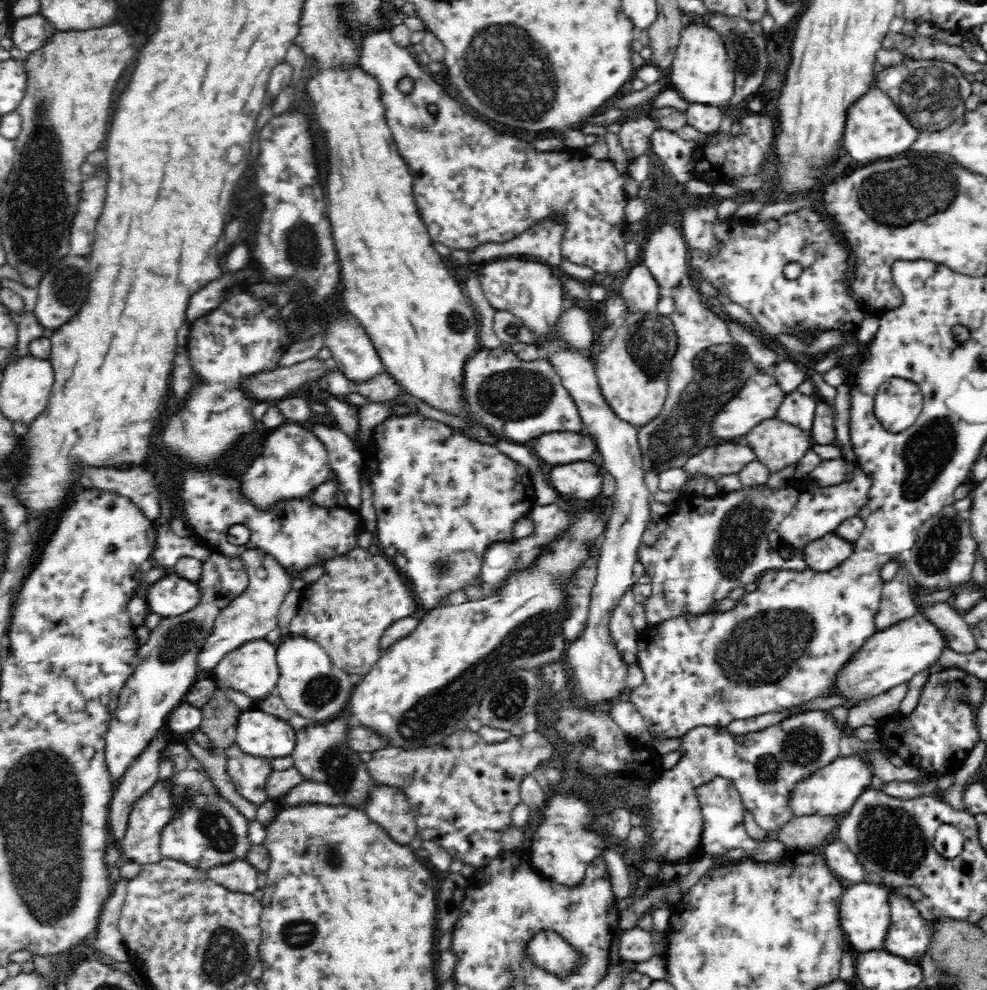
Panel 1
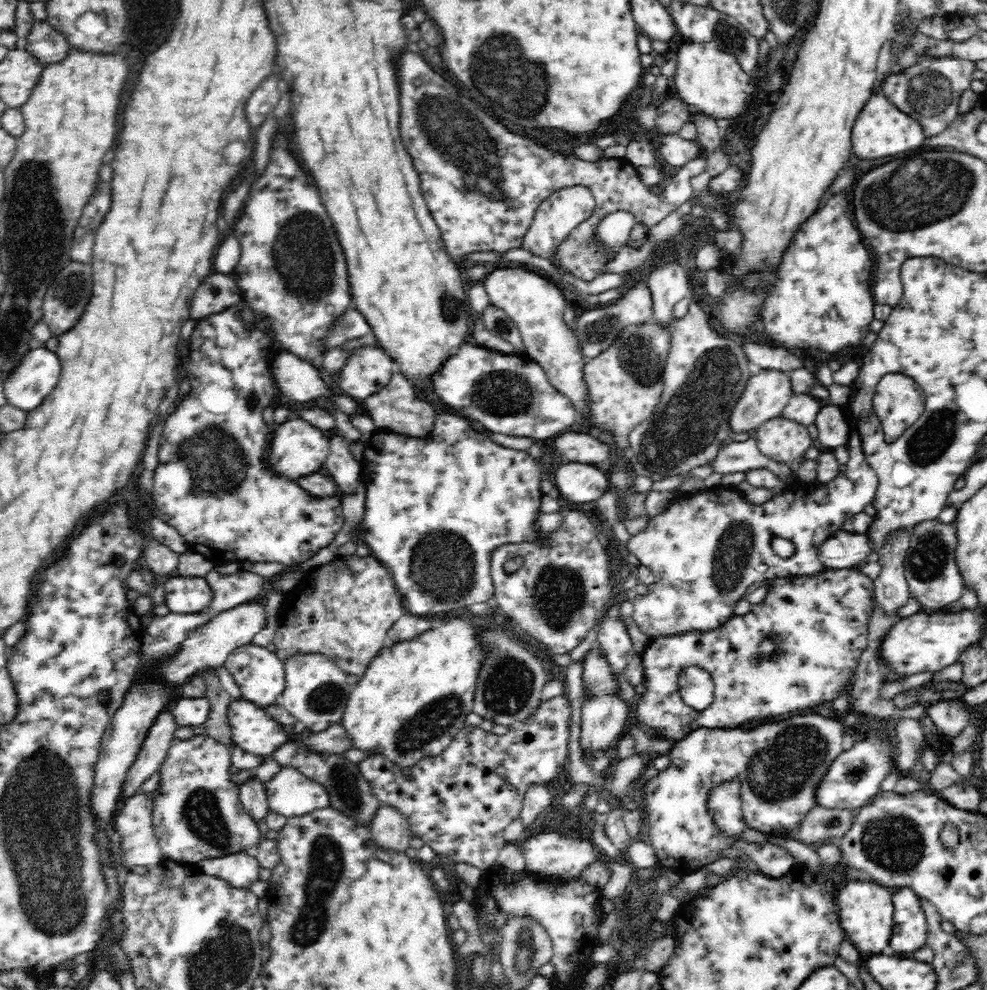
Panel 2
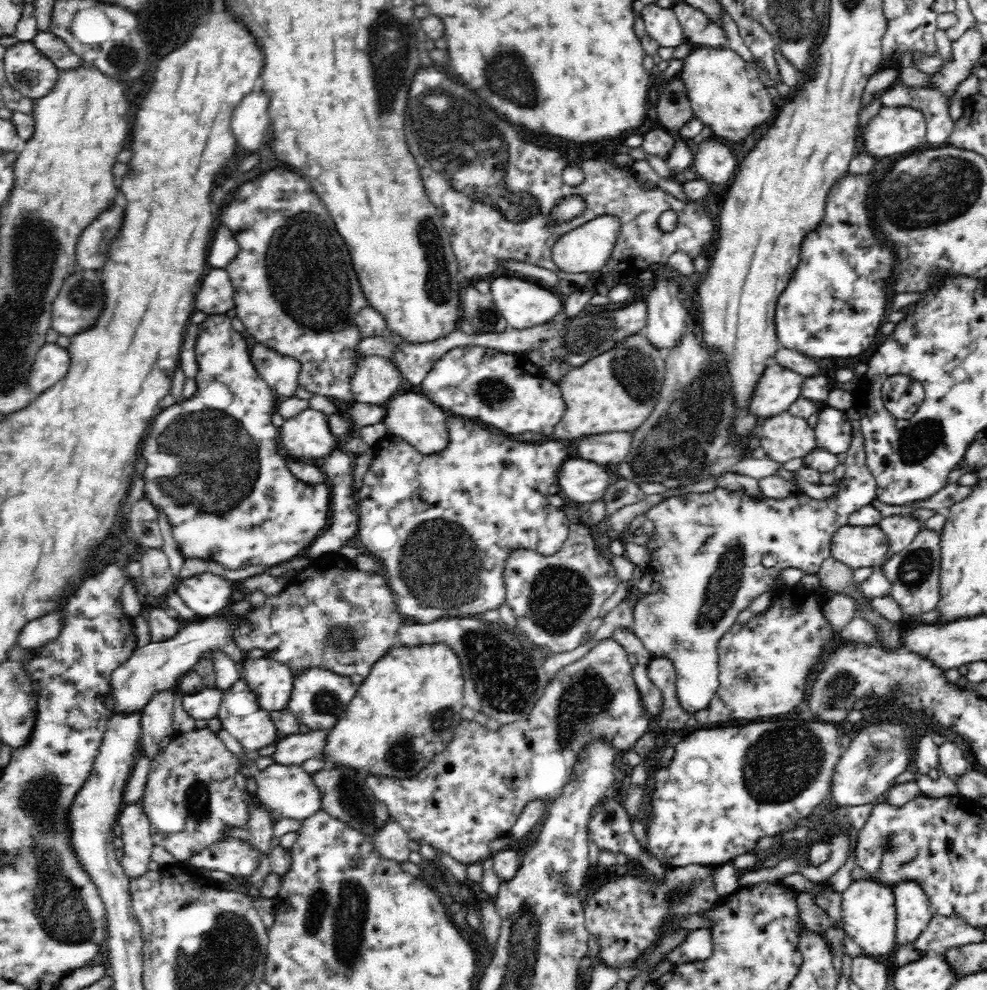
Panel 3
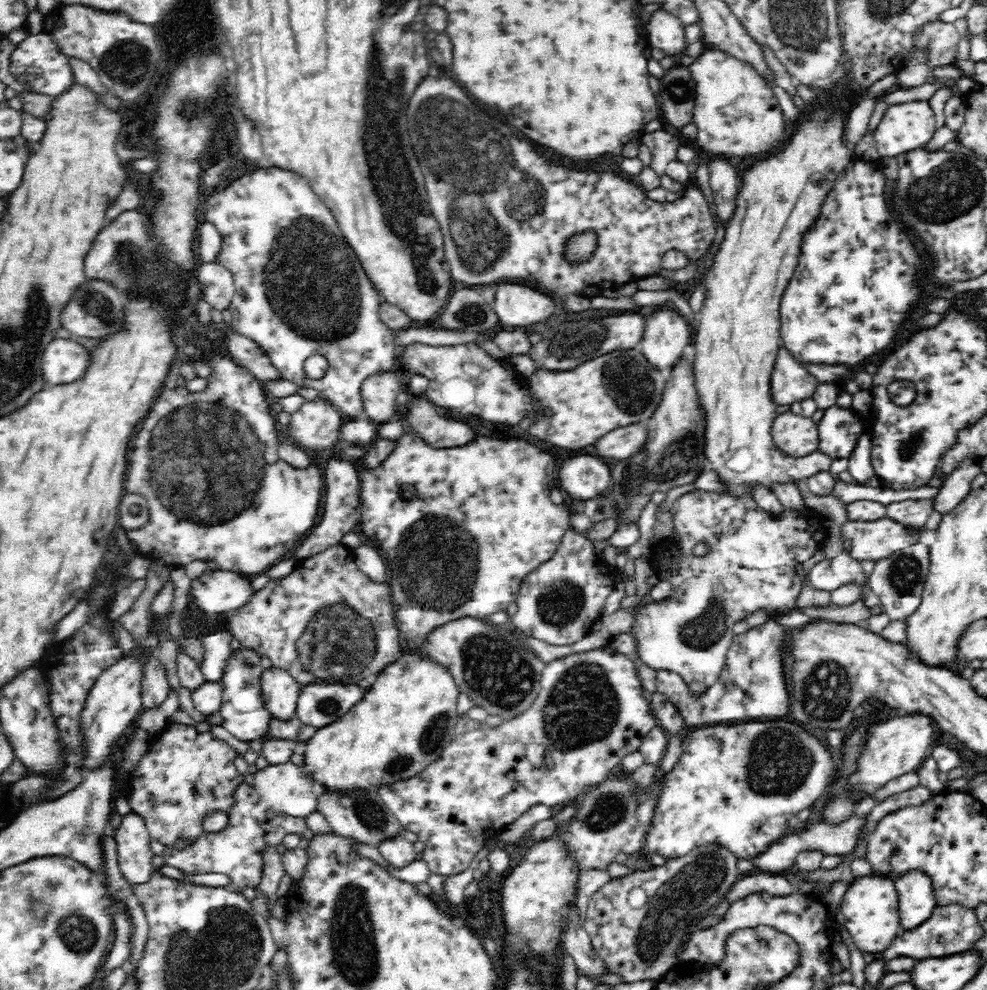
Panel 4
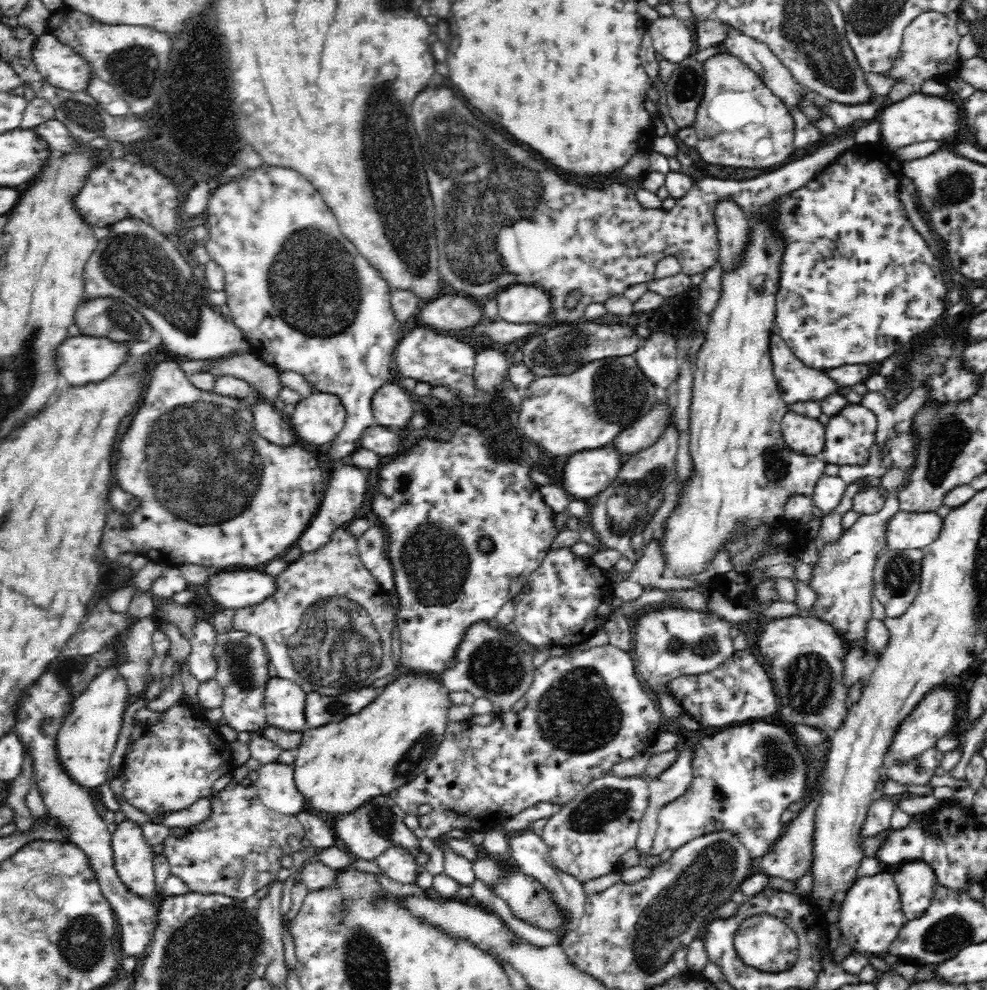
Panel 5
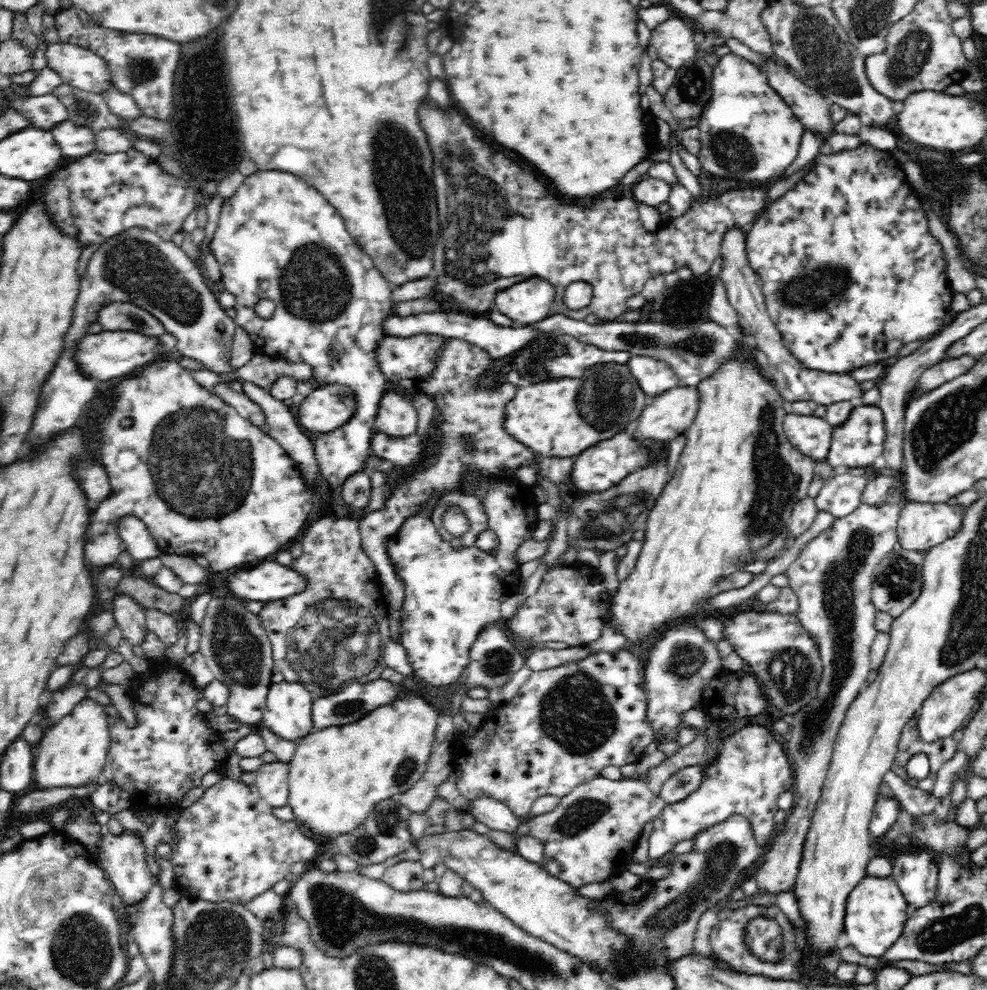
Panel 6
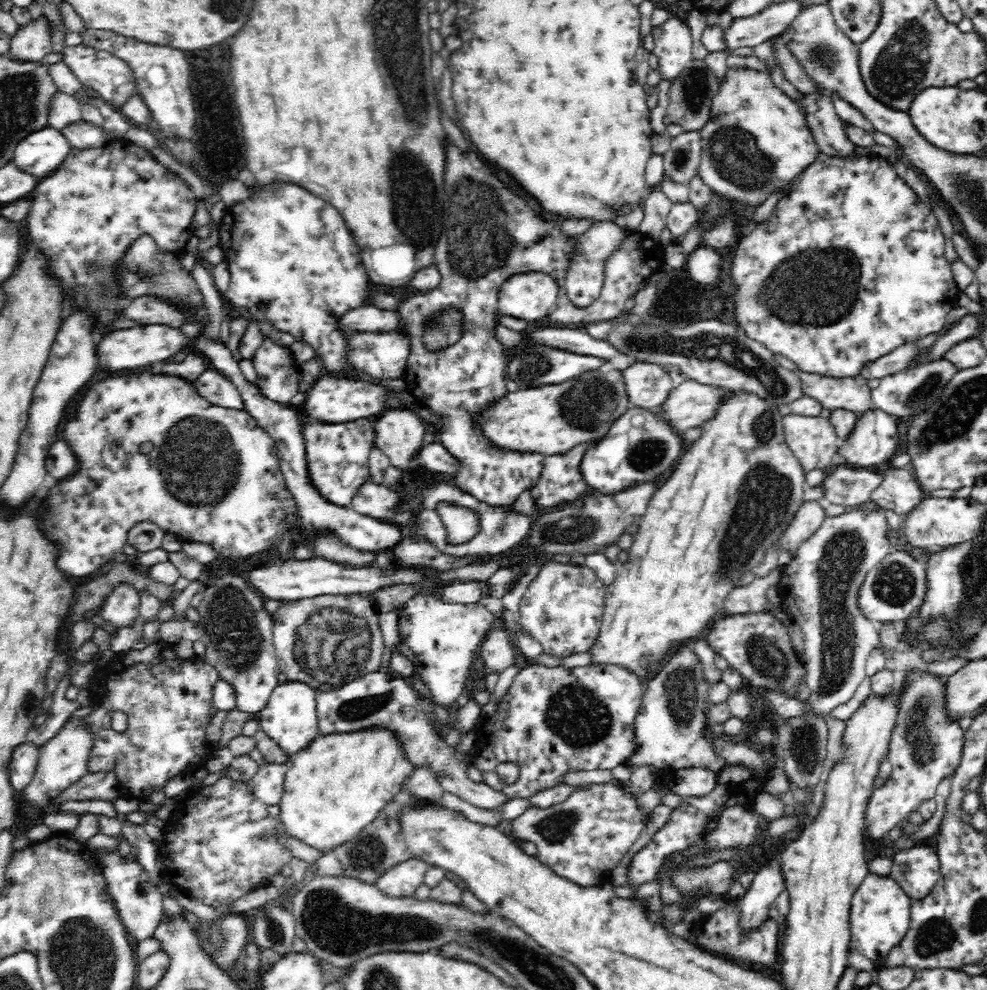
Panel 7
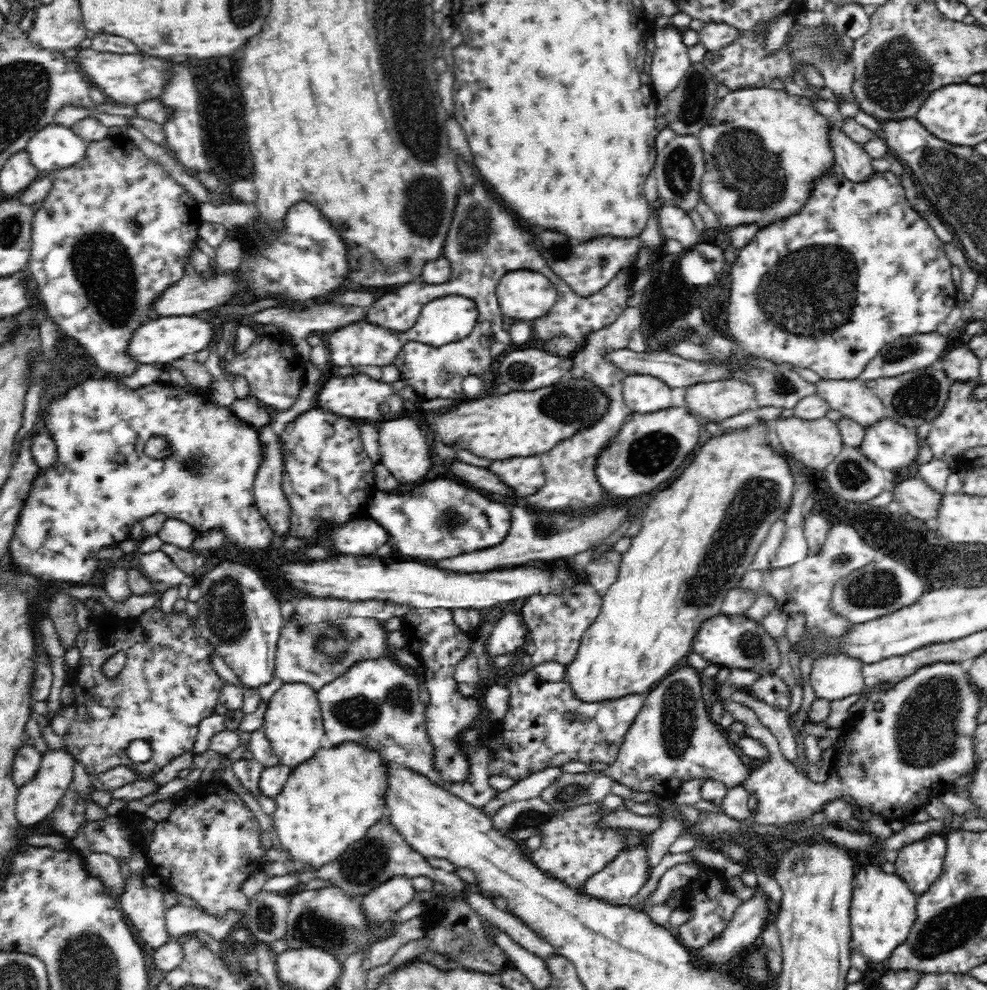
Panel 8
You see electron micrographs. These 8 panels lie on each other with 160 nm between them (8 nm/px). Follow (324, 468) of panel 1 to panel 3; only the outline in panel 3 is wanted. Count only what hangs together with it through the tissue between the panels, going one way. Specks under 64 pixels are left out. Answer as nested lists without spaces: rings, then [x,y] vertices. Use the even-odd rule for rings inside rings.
[[[308,407],[292,418],[280,420],[280,442],[286,456],[298,460],[322,458],[336,444],[329,413]]]

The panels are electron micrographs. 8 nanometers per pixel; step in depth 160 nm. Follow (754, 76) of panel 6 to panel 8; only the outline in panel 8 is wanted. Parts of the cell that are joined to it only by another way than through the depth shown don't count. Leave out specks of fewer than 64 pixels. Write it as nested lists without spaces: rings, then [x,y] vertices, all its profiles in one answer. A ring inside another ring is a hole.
[[[771,86],[762,88],[746,88],[746,90],[737,90],[730,92],[719,98],[719,101],[710,112],[710,118],[704,128],[698,132],[698,138],[703,148],[705,169],[704,176],[702,176],[700,184],[700,192],[702,202],[714,212],[718,218],[719,224],[722,227],[736,228],[742,224],[756,224],[761,229],[770,227],[770,224],[777,222],[777,220],[790,219],[790,216],[798,215],[809,204],[813,188],[816,186],[818,180],[829,176],[830,172],[837,170],[837,164],[834,160],[834,145],[832,136],[832,124],[824,114],[820,114],[816,110],[816,104],[806,96],[798,96],[789,94],[784,88],[772,88]]]

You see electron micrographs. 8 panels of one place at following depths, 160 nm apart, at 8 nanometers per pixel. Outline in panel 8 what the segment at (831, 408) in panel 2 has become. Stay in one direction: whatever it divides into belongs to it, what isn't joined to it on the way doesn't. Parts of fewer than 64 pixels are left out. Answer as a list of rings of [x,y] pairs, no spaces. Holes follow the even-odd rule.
[[[886,417],[880,424],[866,429],[864,442],[860,444],[860,451],[873,460],[880,468],[889,475],[899,470],[906,473],[906,470],[916,462],[920,452],[920,438],[915,430],[909,429],[906,425]]]

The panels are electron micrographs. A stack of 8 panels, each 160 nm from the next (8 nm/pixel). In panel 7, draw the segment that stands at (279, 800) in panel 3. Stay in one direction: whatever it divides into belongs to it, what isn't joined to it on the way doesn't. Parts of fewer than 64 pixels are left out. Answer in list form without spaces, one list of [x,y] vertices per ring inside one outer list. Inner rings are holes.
[[[287,764],[261,765],[248,783],[251,791],[267,805],[278,805],[284,792]]]

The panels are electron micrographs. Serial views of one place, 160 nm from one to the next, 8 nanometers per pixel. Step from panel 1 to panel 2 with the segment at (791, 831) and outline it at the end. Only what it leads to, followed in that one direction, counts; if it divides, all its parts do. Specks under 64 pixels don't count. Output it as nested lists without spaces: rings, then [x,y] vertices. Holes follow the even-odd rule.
[[[817,802],[794,835],[807,845],[832,836],[842,837],[854,826],[857,814],[857,809],[833,809]]]

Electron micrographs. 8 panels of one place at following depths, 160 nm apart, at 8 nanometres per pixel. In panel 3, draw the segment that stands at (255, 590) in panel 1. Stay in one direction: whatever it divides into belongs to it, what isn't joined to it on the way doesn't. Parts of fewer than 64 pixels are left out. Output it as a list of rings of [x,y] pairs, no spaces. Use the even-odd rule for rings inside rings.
[[[236,616],[203,618],[204,622],[193,622],[179,629],[168,640],[152,641],[146,646],[137,646],[129,657],[110,673],[110,710],[112,716],[136,715],[146,707],[154,692],[171,688],[174,689],[188,669],[202,656],[210,655],[214,650],[224,651],[235,661],[243,658],[241,648],[231,640],[231,630],[241,624],[241,618]]]

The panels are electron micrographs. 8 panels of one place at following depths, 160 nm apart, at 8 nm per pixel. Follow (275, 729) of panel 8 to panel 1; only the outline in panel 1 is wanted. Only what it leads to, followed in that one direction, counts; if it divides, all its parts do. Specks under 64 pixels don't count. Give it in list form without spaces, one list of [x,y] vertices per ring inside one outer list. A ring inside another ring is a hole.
[[[264,638],[247,642],[236,651],[229,652],[213,670],[216,687],[222,690],[232,688],[250,698],[254,703],[275,694],[280,677],[276,650],[277,646]]]

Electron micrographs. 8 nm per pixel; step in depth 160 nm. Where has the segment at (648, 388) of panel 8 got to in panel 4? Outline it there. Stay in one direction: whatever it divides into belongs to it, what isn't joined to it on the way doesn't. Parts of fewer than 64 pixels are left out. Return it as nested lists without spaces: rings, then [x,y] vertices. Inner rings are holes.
[[[666,308],[649,314],[645,318],[643,338],[637,348],[658,372],[668,376],[672,368],[676,366],[676,362],[684,357],[685,352],[690,350],[691,345],[691,332],[686,323],[686,318],[678,314],[677,310]]]

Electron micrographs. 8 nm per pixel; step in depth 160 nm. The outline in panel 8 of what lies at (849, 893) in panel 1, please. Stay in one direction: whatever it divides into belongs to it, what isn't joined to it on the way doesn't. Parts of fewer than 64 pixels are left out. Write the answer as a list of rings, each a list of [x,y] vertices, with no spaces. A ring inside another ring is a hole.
[[[879,859],[860,866],[852,881],[850,926],[852,946],[874,962],[890,958],[894,948],[906,942],[908,932],[918,918],[916,902],[920,893],[912,891],[908,883],[894,873],[884,872]]]

